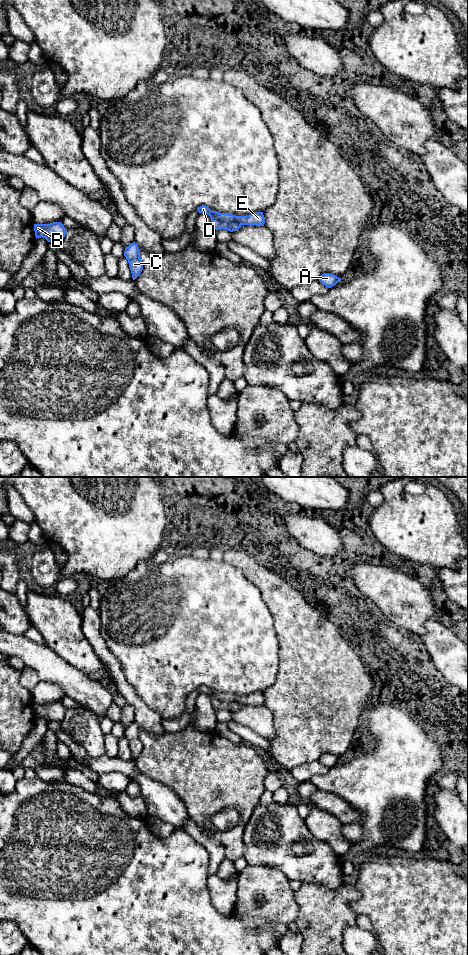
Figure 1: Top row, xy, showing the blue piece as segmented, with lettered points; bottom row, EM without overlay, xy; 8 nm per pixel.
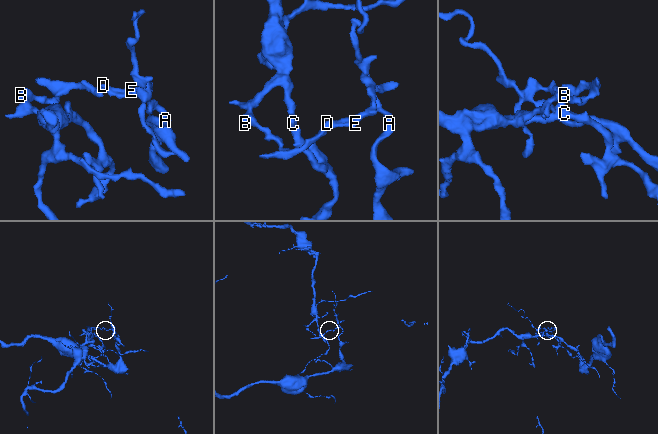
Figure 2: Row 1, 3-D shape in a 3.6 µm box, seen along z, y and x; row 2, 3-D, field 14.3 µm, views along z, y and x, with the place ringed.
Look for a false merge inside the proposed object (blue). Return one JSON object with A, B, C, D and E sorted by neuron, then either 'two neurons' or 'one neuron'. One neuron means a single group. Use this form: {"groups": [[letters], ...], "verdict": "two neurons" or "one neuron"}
{"groups": [["A", "E"], ["B", "C", "D"]], "verdict": "two neurons"}

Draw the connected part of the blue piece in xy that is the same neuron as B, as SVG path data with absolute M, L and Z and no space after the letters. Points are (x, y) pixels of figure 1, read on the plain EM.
M53 702L50 704L34 704L35 716L37 718L45 718L48 722L61 722L66 715L67 709L61 702Z

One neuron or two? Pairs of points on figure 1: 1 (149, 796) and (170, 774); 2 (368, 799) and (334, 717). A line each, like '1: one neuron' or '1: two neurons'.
1: two neurons
2: two neurons

